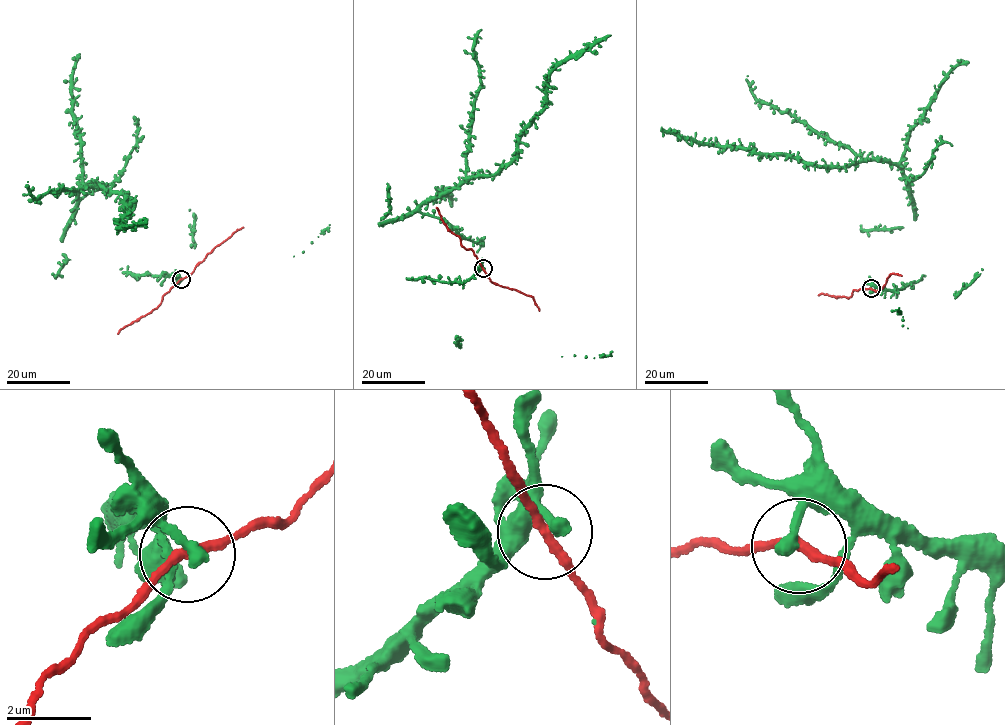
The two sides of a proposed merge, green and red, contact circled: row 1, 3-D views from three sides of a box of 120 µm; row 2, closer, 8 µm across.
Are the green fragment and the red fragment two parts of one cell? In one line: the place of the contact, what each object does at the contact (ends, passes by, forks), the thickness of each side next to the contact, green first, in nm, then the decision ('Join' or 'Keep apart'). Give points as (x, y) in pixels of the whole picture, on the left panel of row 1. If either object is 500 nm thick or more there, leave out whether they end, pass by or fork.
Place: (181, 279). At the ring green ends. At the ring red passes by. Thickness 320 nm (green) against 200 nm. Join

